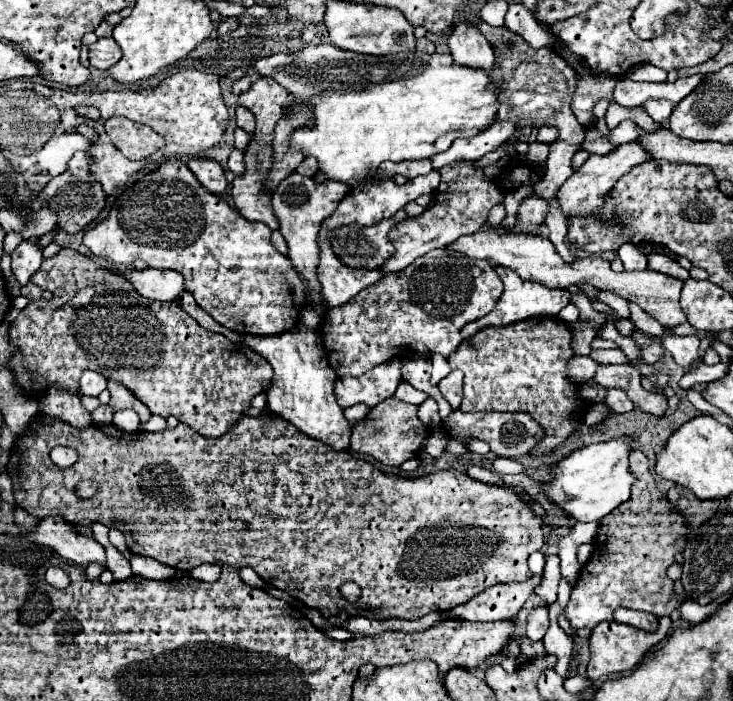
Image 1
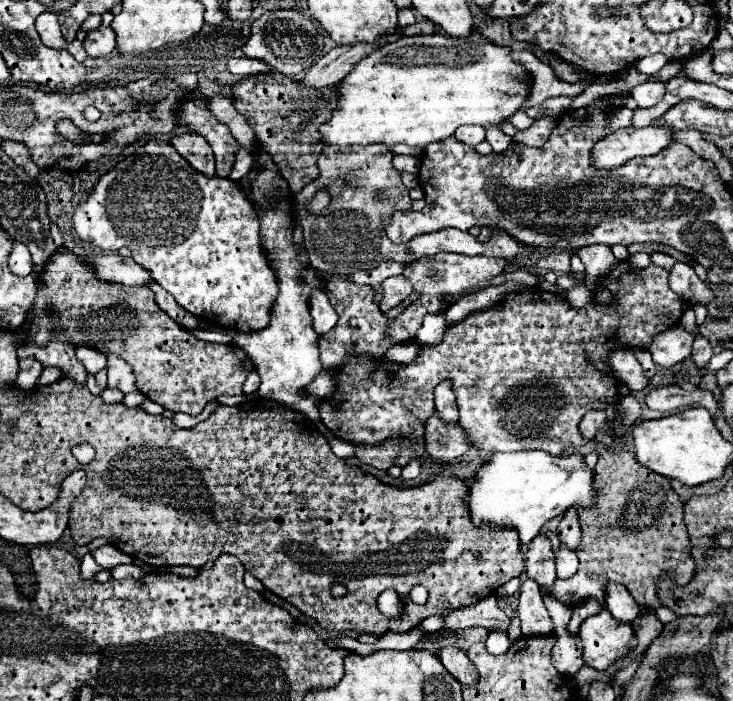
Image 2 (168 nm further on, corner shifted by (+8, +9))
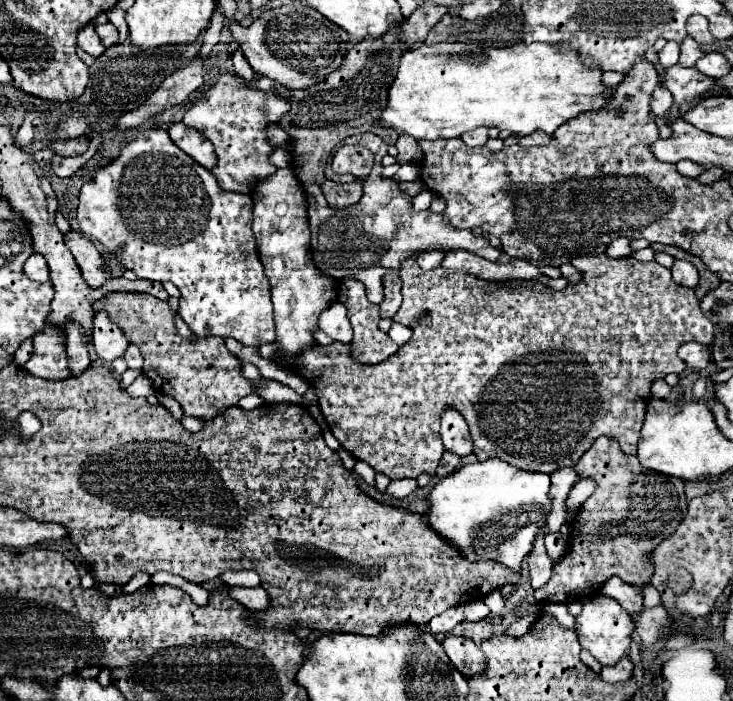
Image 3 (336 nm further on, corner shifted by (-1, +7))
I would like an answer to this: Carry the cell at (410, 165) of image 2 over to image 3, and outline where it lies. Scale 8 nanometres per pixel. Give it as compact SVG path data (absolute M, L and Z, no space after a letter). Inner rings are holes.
M405 163L399 167L399 171L393 175L395 181L417 181L419 179L419 165L415 163Z

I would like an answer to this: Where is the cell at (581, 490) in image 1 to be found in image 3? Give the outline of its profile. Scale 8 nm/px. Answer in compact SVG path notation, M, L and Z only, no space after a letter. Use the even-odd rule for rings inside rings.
M501 459L467 463L439 479L429 491L427 525L447 543L459 547L459 555L465 559L497 561L511 571L521 571L523 559L551 509L549 487L549 475L521 471Z

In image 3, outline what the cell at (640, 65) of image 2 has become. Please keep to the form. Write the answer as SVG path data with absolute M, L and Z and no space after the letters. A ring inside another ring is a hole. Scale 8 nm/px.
M669 41L659 53L659 61L661 61L663 67L673 67L679 61L679 45Z

